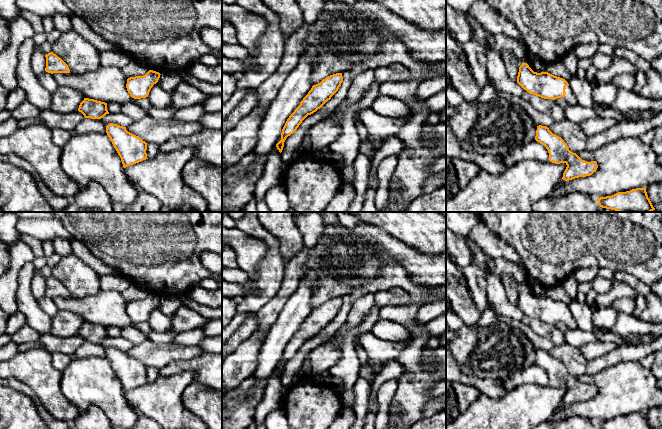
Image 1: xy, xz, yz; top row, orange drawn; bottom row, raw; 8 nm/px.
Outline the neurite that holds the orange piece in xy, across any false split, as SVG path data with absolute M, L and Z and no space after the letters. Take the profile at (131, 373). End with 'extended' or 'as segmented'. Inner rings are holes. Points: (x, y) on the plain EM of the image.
M110 347L106 350L106 357L120 380L124 392L148 383L147 367L128 356L126 351Z; as segmented

